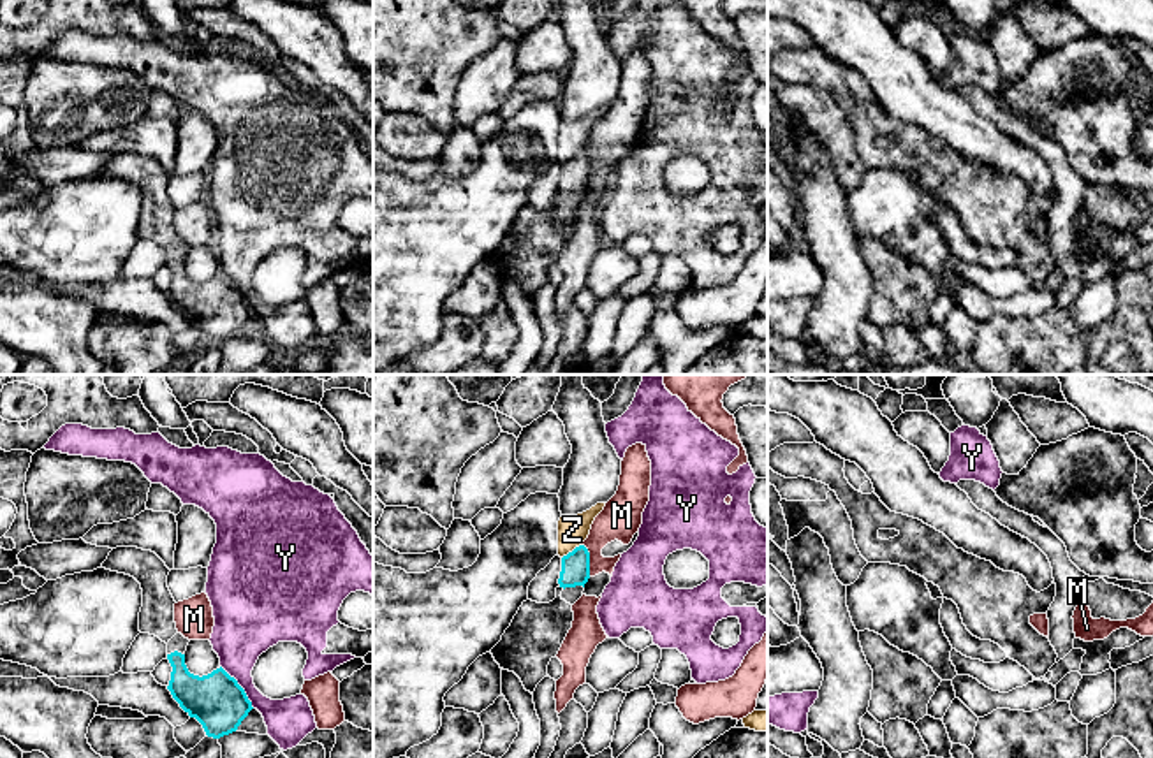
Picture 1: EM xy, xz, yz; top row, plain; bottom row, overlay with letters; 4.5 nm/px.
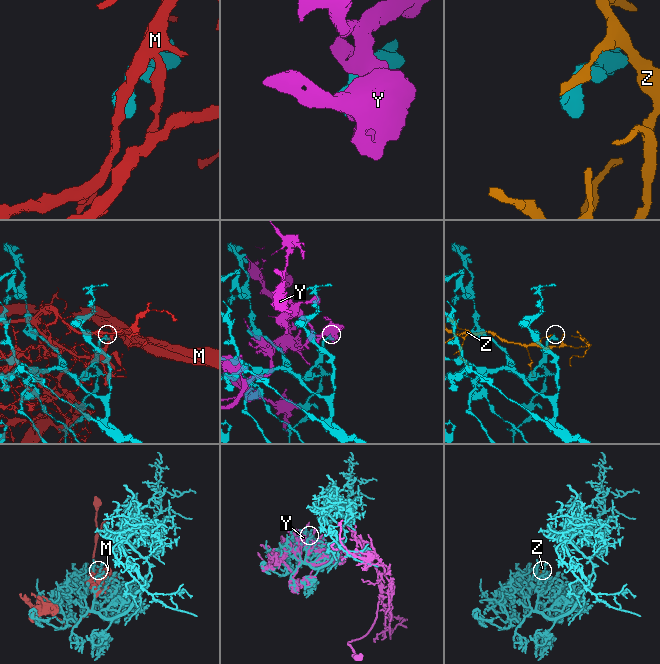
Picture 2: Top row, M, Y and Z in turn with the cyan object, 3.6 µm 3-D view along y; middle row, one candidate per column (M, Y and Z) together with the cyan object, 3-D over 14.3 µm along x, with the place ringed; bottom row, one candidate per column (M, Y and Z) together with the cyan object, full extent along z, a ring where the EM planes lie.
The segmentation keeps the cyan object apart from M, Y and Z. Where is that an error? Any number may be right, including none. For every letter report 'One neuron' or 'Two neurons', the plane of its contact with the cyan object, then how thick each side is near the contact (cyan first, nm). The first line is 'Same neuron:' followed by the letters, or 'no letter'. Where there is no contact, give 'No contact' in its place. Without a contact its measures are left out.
Same neuron: no letter
M: Two neurons. Touches cyan in xz. Thickness 130 nm (cyan) against 190 nm
Y: Two neurons. Touches cyan in xy. Thickness 240 nm (cyan) against 260 nm
Z: Two neurons. Touches cyan in xz. Thickness 130 nm (cyan) against 140 nm

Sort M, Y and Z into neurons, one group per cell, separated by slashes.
M Z / Y

